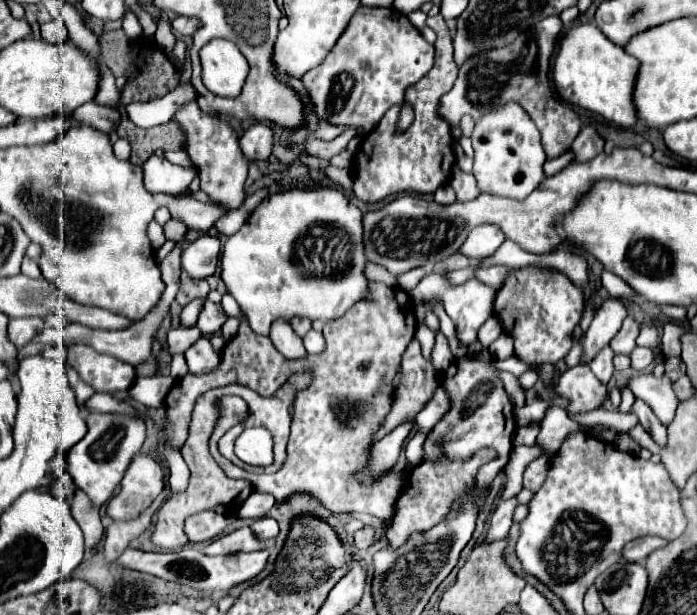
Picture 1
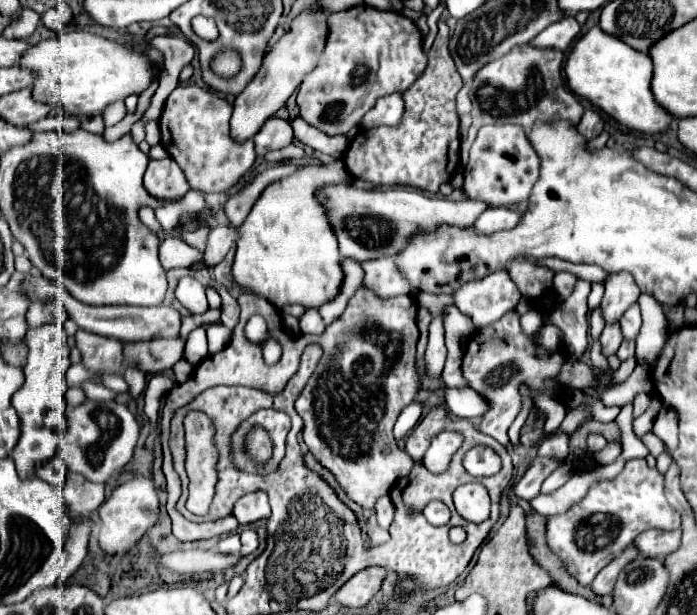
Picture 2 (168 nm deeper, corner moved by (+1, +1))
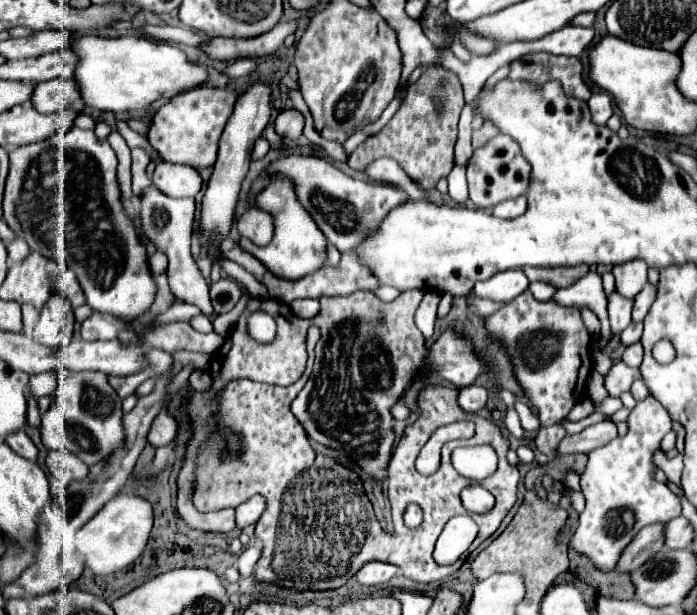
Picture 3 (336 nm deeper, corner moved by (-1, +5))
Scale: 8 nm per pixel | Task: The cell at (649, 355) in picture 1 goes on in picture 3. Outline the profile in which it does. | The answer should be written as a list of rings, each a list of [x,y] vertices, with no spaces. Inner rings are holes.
[[[623,361],[615,363],[609,369],[609,373],[605,375],[605,379],[603,379],[605,381],[605,387],[607,387],[607,391],[609,391],[611,397],[619,397],[621,393],[629,391],[631,385],[633,385],[633,381],[637,380],[643,380],[639,369],[633,369],[629,365],[625,365]]]

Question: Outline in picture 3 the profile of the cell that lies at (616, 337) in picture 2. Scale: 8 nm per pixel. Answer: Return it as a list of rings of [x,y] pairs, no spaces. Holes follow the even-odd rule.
[[[619,293],[609,295],[609,321],[611,321],[611,333],[619,335],[629,323],[631,323],[631,305],[633,301],[627,301],[619,297]]]

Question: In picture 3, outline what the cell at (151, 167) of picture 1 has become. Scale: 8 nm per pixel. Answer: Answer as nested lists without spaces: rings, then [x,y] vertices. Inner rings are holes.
[[[159,161],[153,173],[153,185],[167,197],[195,197],[201,189],[201,177],[189,165]]]

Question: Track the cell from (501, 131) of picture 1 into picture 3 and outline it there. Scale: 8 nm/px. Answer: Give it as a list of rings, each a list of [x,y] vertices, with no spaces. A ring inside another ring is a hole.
[[[495,135],[485,145],[477,147],[473,151],[473,157],[467,165],[467,181],[469,181],[469,199],[479,209],[495,207],[499,201],[515,199],[519,195],[525,195],[529,187],[529,173],[531,165],[521,155],[521,149],[515,141],[511,141],[509,135]]]

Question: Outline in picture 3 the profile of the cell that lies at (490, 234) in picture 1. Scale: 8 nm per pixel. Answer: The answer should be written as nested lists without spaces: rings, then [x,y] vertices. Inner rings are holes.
[[[521,195],[517,199],[501,201],[499,205],[495,205],[493,215],[499,217],[499,219],[515,219],[515,217],[525,213],[525,207],[527,207],[527,199],[525,199],[525,195]]]

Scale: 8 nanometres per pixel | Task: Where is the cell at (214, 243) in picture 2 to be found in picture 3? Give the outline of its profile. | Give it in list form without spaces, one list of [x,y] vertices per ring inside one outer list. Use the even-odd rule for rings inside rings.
[[[257,207],[247,209],[235,223],[239,235],[251,239],[255,245],[267,245],[273,237],[273,221],[269,213],[263,213]]]

